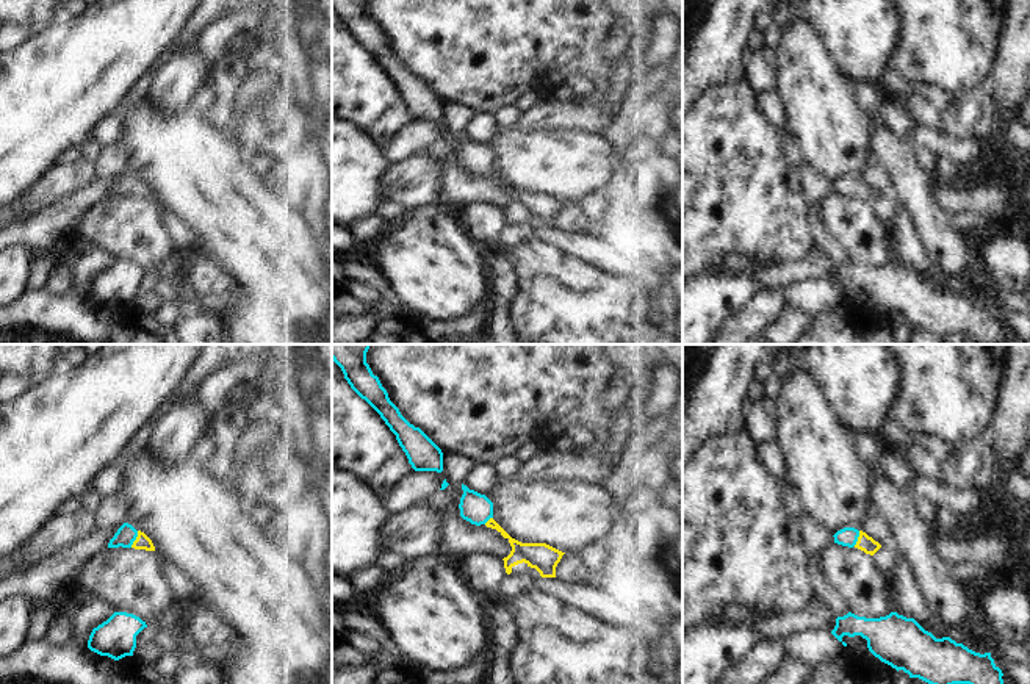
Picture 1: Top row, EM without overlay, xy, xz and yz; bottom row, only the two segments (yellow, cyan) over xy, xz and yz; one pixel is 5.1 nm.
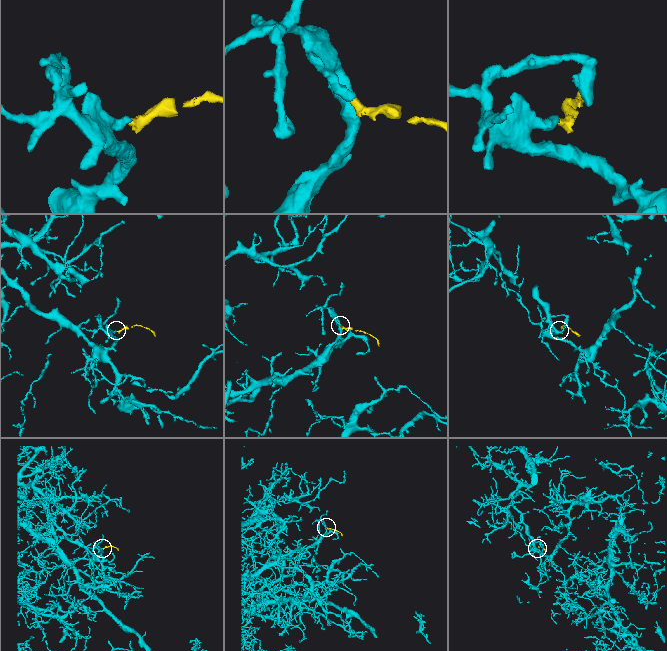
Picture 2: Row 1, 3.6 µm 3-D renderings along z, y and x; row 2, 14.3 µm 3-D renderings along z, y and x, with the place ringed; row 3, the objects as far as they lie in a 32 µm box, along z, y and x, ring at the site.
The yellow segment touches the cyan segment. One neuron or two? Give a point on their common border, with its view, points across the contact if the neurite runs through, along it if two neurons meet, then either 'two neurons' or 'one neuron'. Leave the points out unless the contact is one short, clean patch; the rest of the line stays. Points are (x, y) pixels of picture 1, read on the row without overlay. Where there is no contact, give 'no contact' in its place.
meets yellow in xy at (136, 188); runs through xy (143, 191), (136, 188), (126, 185); one neuron

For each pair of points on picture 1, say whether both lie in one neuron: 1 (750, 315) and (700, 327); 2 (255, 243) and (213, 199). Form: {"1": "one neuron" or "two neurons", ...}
{"1": "two neurons", "2": "one neuron"}

